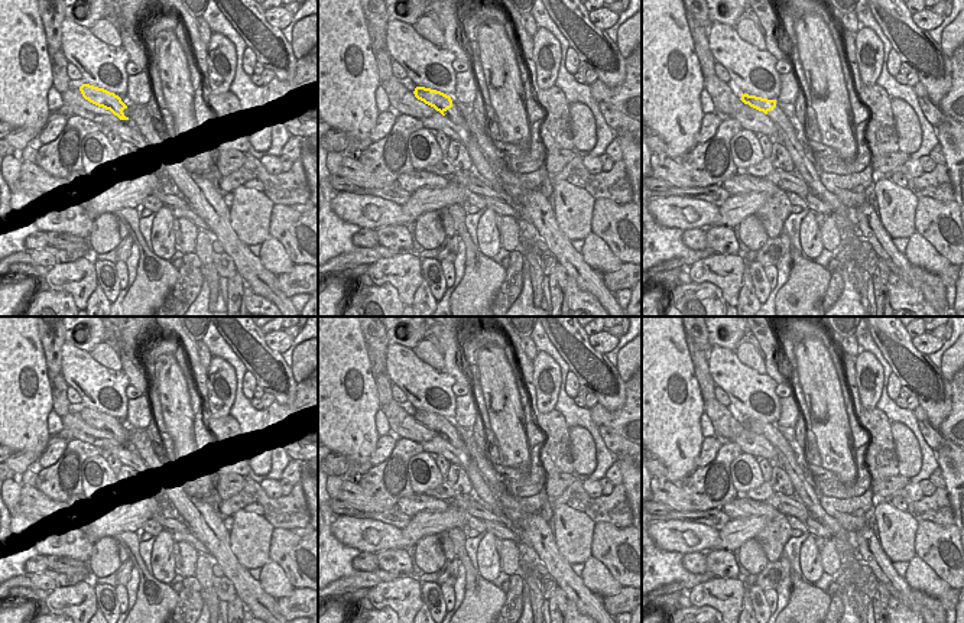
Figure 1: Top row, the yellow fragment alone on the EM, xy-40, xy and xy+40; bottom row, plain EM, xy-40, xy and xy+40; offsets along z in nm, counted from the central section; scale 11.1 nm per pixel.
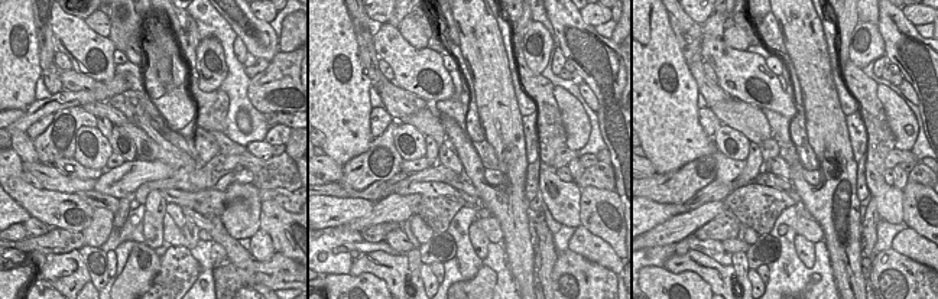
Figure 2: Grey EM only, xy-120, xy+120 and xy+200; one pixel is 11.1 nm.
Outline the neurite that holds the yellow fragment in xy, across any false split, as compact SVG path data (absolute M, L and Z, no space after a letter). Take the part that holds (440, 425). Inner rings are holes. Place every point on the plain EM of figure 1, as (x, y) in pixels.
M416 411L413 418L418 424L449 442L454 448L465 451L464 441L449 419L425 411Z

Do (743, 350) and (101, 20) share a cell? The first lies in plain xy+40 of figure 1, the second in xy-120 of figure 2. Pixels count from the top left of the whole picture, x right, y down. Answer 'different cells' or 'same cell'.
same cell

